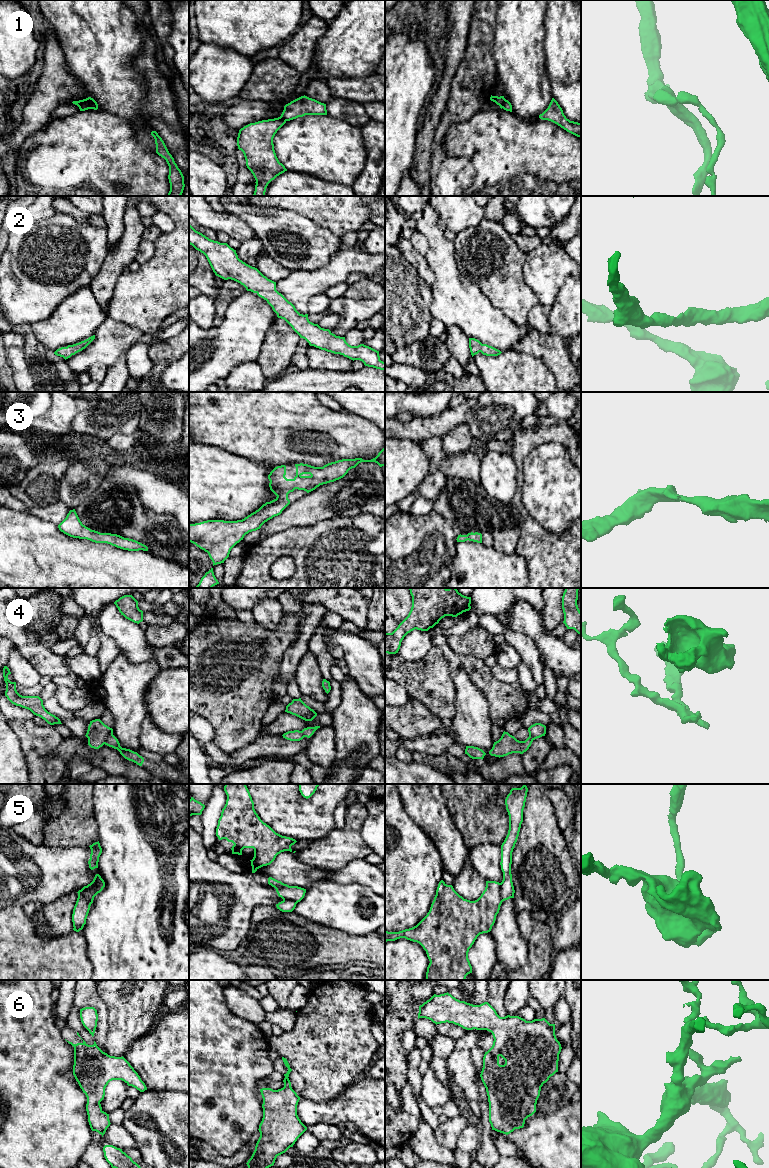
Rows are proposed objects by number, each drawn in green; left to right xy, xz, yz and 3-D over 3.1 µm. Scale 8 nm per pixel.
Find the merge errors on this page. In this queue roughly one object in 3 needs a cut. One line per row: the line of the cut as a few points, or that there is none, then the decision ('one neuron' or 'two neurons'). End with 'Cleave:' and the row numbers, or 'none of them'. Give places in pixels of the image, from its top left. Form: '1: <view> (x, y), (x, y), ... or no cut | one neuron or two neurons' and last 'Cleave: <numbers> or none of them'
1: xy (86, 98), (90, 108) | two neurons
2: no cut | one neuron
3: no cut | one neuron
4: xy (112, 734), (103, 743) | two neurons
5: xy (101, 878), (96, 885), (95, 894), (92, 897), (85, 897) | two neurons
6: no cut | one neuron
Cleave: 1, 4, 5

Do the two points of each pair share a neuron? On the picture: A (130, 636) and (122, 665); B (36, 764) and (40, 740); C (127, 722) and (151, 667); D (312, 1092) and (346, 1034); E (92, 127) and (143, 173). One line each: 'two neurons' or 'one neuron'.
A: two neurons
B: one neuron
C: one neuron
D: one neuron
E: one neuron

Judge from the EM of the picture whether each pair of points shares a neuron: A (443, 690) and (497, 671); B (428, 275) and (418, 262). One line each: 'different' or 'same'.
A: different
B: same

